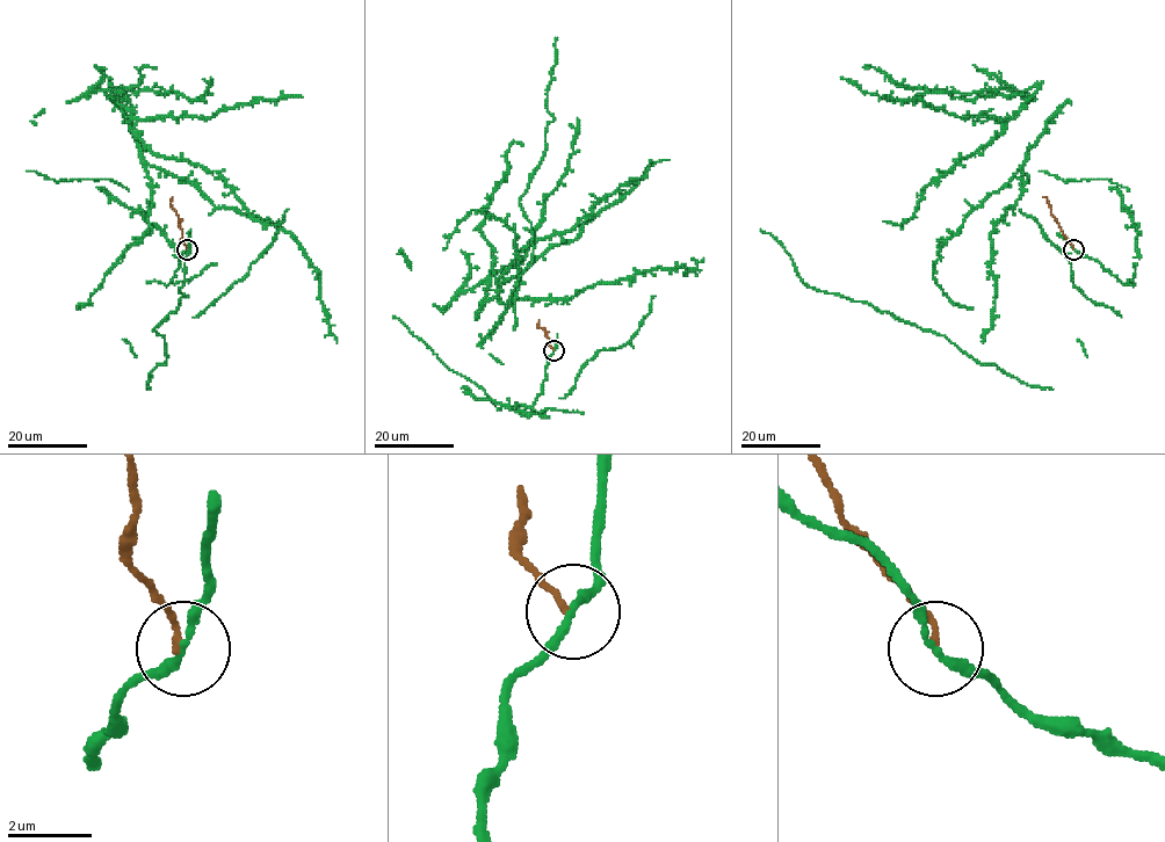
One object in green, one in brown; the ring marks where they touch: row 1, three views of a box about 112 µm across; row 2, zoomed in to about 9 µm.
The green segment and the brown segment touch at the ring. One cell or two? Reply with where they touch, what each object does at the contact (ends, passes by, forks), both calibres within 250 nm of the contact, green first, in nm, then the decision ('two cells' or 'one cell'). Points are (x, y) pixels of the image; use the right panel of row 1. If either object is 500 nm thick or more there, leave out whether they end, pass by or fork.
place (1073, 249); green passes by; brown ends; calibres 170 and 150 nm; two cells

